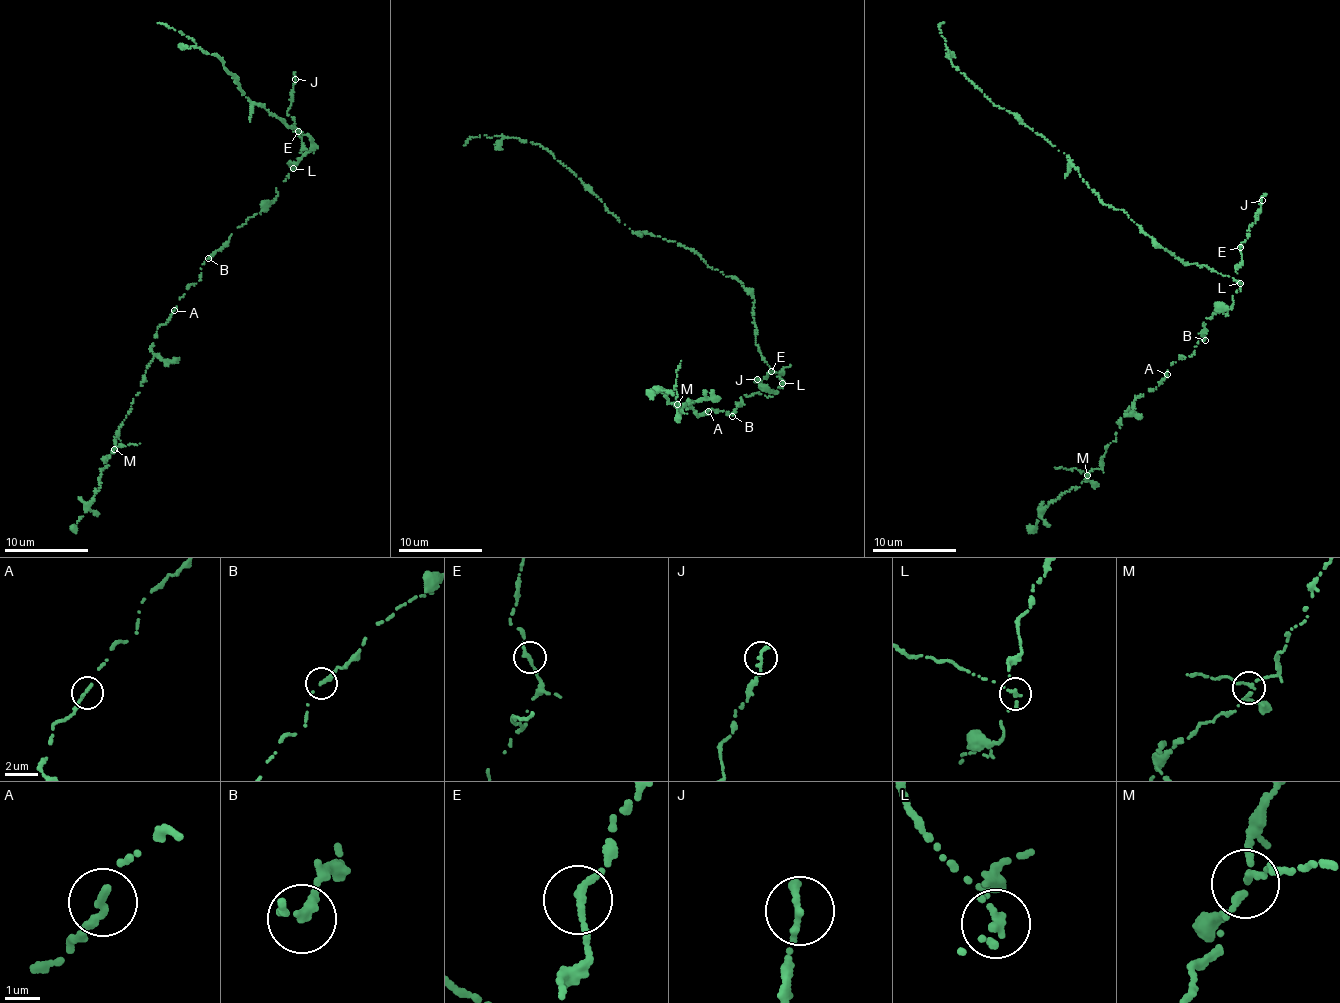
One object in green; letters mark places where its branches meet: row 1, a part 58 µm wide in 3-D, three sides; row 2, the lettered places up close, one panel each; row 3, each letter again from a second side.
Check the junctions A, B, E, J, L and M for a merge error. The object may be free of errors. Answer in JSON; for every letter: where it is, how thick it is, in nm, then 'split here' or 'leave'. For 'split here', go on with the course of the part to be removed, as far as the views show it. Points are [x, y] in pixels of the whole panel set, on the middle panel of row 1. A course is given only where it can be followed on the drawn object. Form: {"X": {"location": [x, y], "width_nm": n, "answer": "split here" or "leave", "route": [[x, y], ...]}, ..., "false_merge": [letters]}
{"A": {"location": [708, 411], "width_nm": 200, "answer": "leave"}, "B": {"location": [732, 416], "width_nm": 320, "answer": "leave"}, "E": {"location": [771, 371], "width_nm": 240, "answer": "leave"}, "J": {"location": [757, 379], "width_nm": 320, "answer": "leave"}, "L": {"location": [782, 383], "width_nm": 200, "answer": "split here", "route": [[782, 383], [758, 351], [752, 293], [735, 279], [675, 241], [635, 233], [537, 144], [480, 135], [464, 145]]}, "M": {"location": [677, 404], "width_nm": 200, "answer": "leave"}, "false_merge": ["L"]}

